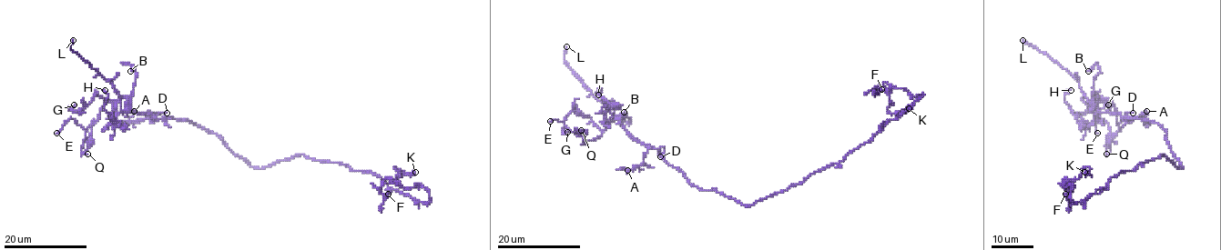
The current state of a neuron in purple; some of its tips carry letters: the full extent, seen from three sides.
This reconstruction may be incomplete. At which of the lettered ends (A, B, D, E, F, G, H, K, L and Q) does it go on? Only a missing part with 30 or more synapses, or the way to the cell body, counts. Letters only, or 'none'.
L

